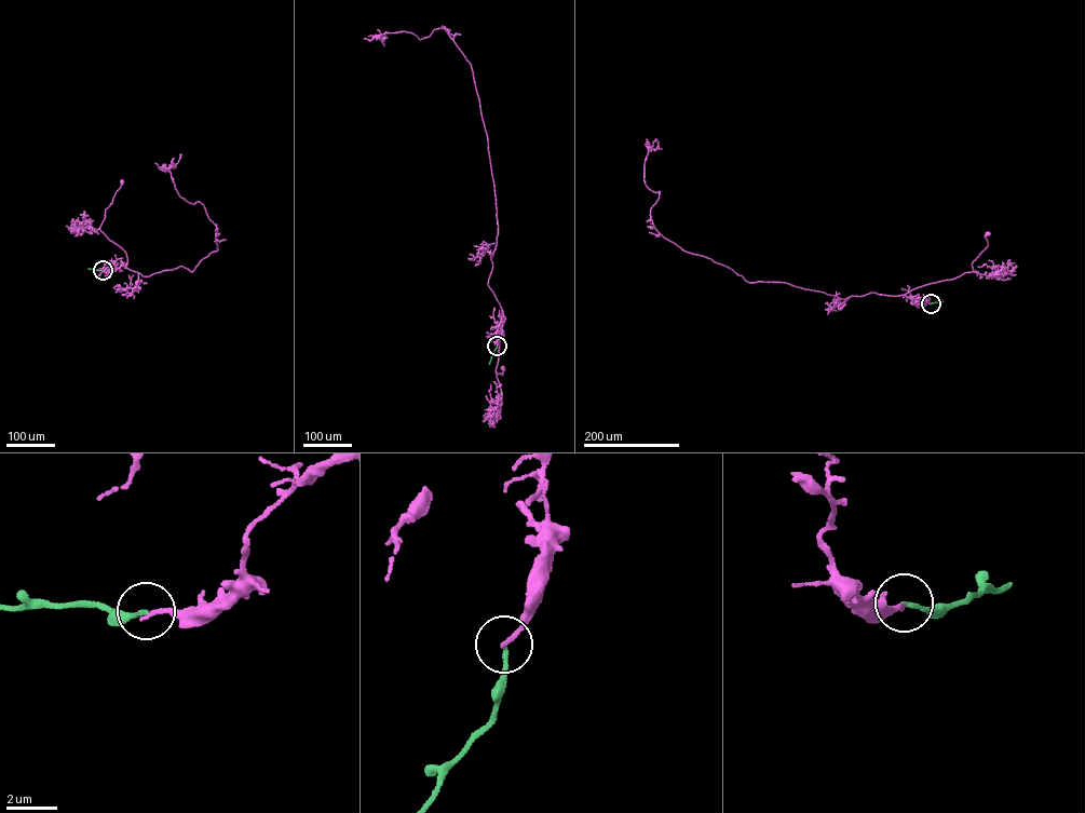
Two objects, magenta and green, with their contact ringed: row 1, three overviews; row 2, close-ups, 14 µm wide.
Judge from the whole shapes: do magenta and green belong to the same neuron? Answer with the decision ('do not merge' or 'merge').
do not merge

